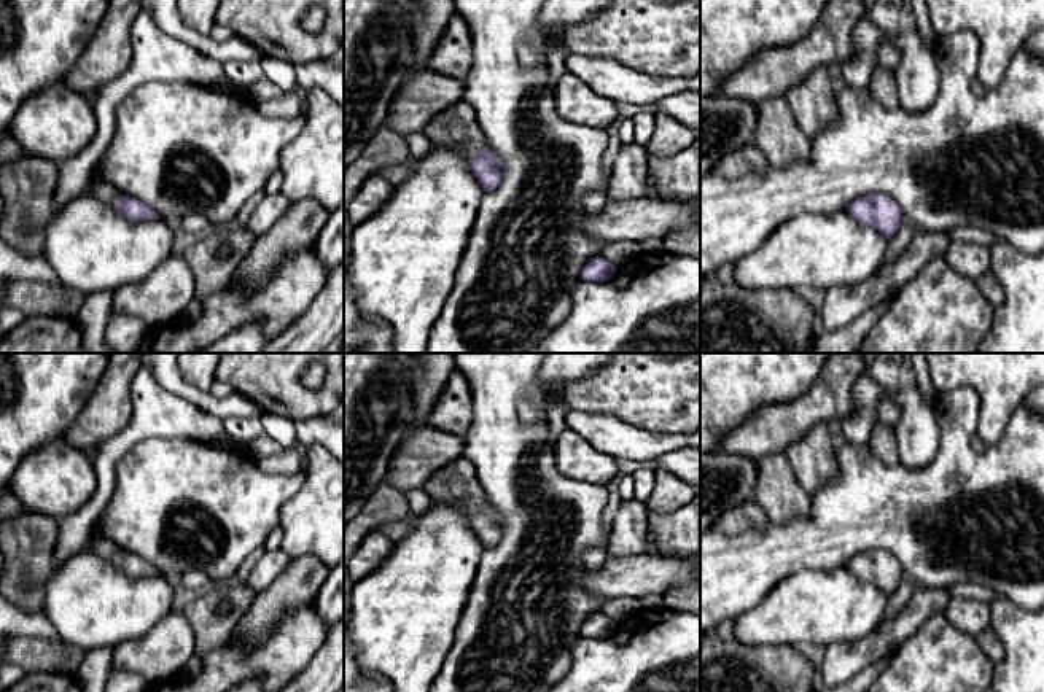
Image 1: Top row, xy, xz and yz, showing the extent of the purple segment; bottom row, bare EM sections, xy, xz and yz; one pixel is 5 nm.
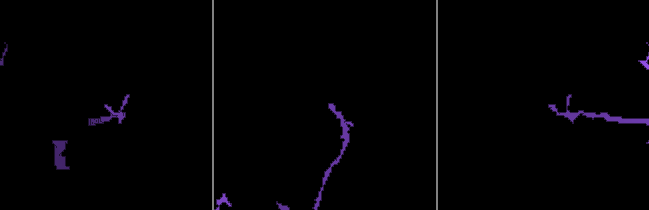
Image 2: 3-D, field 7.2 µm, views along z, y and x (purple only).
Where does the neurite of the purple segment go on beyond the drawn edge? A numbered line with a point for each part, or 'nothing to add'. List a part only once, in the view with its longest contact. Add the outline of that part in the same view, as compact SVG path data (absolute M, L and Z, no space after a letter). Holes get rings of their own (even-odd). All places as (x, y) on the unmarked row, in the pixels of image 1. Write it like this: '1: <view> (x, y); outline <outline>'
1: xz (455, 484); outline M465 457L442 465L423 484L423 488L433 501L447 504L466 517L473 515L487 501L474 465Z

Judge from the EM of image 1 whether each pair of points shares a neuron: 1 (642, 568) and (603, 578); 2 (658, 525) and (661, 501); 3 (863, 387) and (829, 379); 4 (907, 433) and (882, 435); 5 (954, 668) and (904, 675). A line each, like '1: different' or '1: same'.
1: same
2: different
3: different
4: different
5: same

